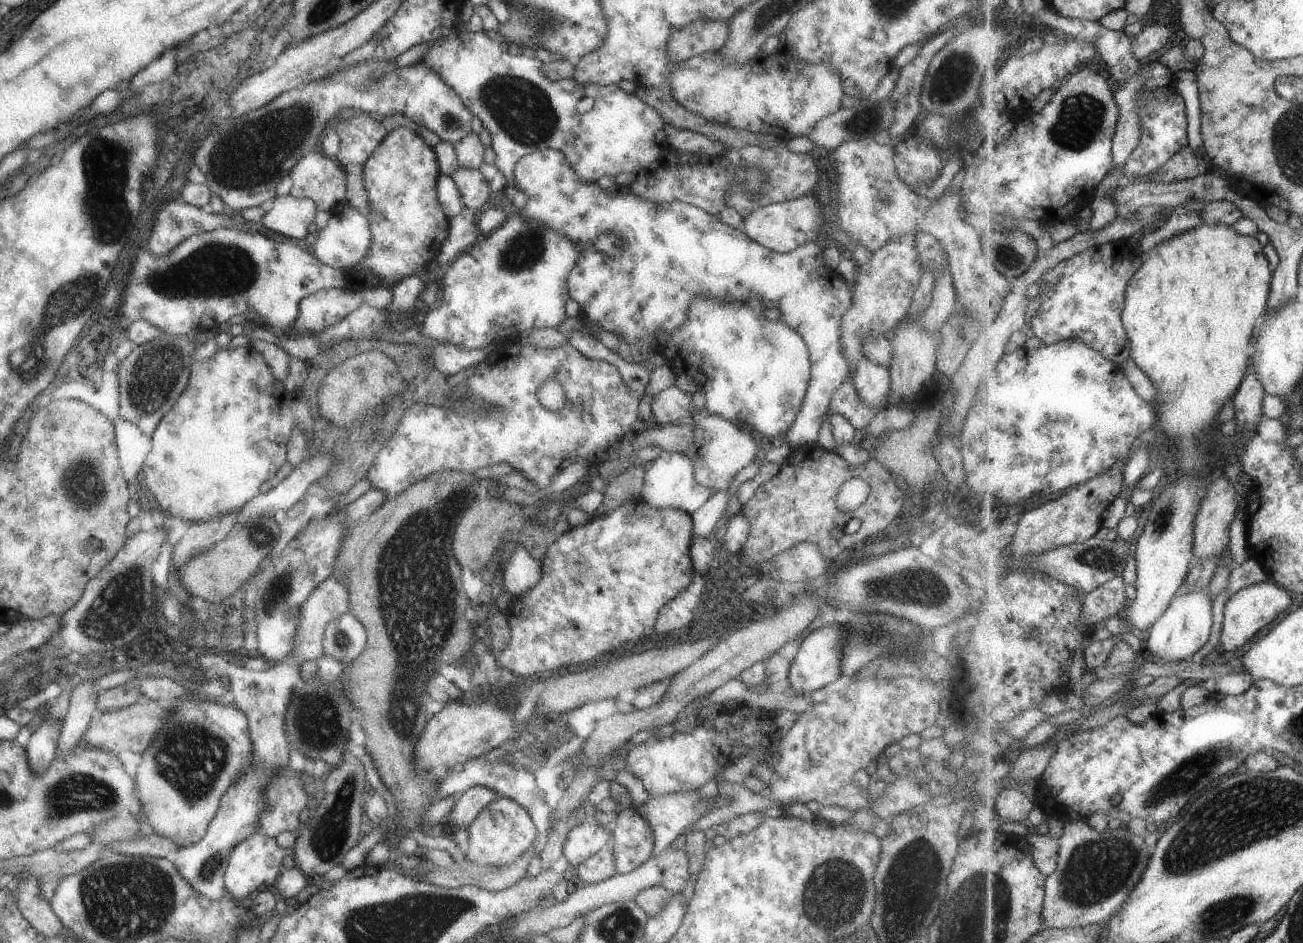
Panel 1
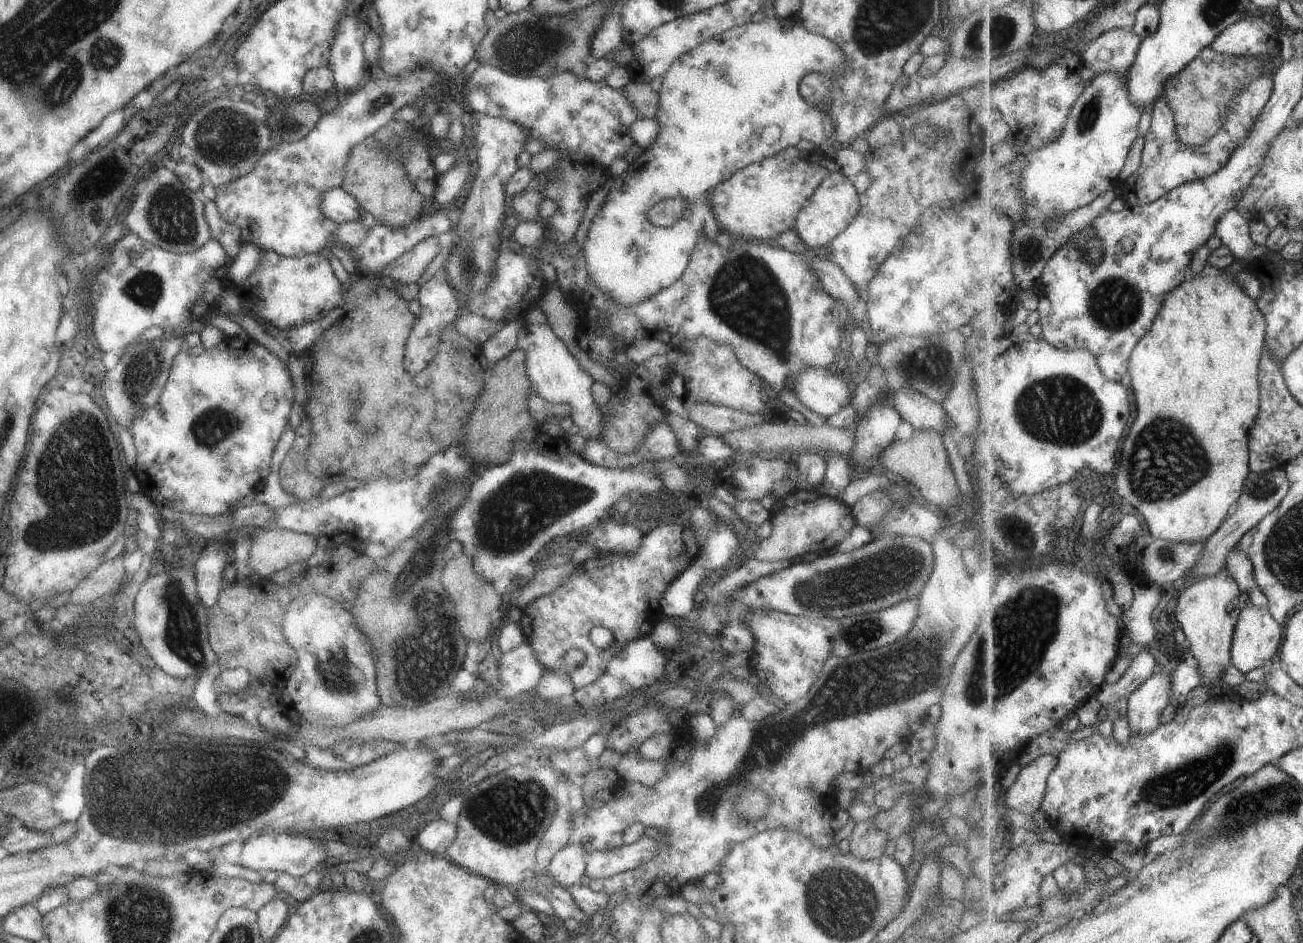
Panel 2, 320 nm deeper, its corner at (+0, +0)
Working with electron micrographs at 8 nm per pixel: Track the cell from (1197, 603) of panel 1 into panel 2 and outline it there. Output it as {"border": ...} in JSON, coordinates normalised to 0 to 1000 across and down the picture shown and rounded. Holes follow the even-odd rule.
{"border":[[[889,707],[888,713],[866,740],[864,761],[870,782],[873,779],[879,783],[893,768],[891,755],[896,751],[896,747],[898,747],[899,735],[898,715],[899,713]]]}

